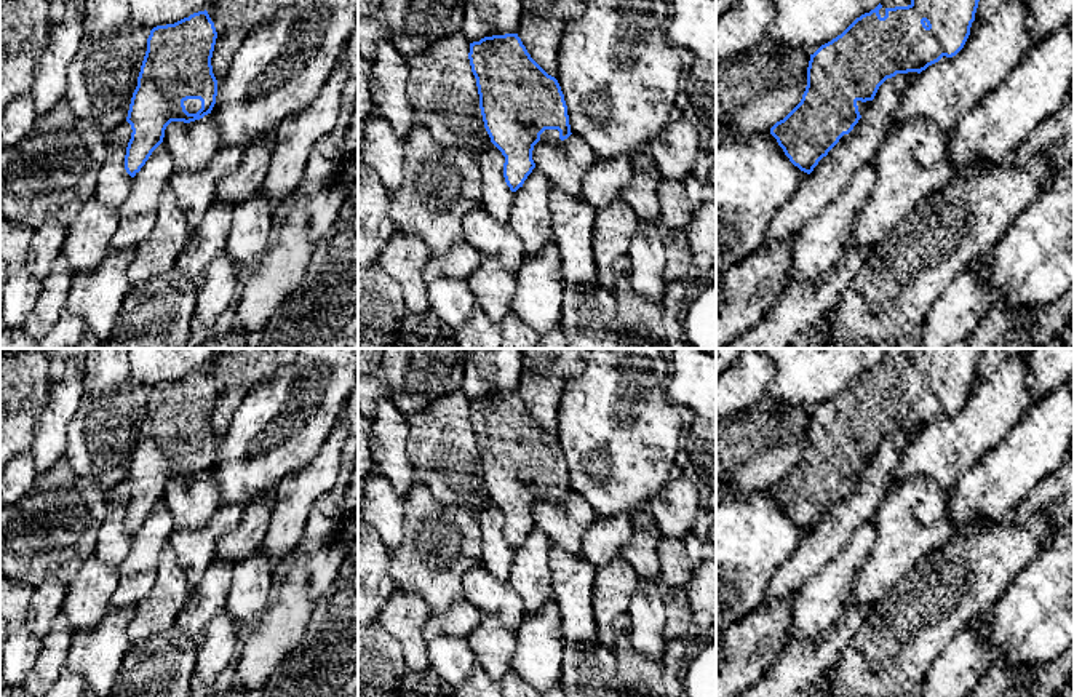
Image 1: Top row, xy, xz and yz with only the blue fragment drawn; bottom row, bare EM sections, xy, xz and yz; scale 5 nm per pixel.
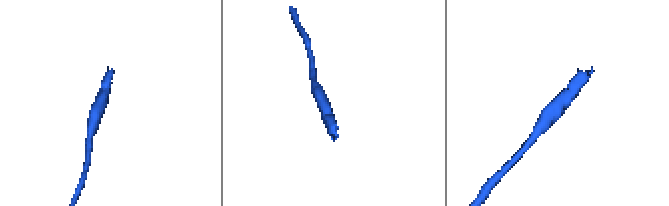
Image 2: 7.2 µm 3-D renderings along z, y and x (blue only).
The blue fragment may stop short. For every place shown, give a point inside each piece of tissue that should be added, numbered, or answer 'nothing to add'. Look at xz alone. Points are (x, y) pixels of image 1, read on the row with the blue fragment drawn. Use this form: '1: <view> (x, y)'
1: xz (548, 136)

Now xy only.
1: xy (192, 106)

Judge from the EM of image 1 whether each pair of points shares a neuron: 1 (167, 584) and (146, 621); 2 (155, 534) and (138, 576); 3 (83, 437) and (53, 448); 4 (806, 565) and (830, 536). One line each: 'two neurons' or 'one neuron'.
1: one neuron
2: one neuron
3: two neurons
4: one neuron

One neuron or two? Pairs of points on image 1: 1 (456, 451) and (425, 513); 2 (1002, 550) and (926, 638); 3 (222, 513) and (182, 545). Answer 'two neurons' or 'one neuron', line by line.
1: two neurons
2: one neuron
3: one neuron

